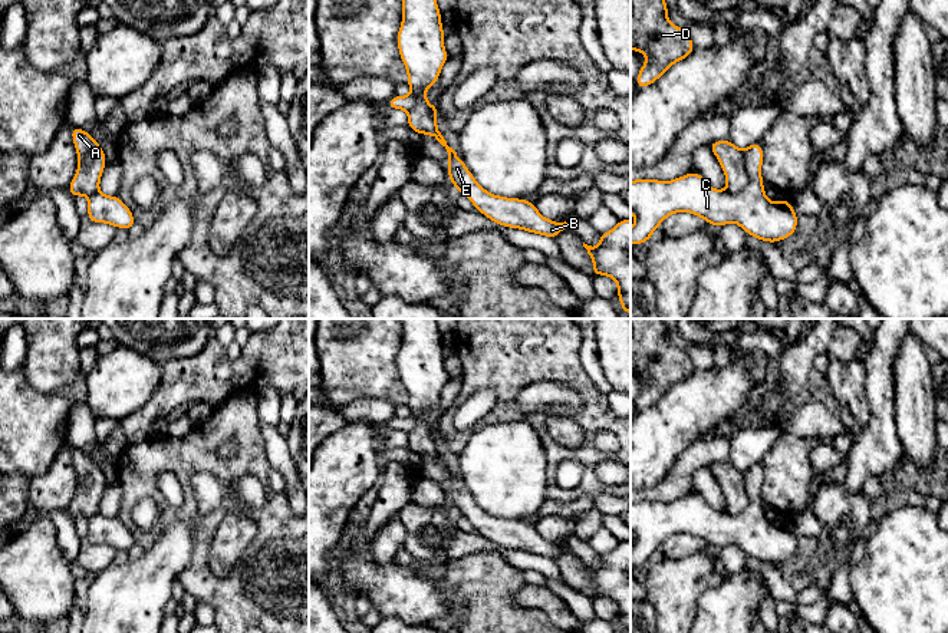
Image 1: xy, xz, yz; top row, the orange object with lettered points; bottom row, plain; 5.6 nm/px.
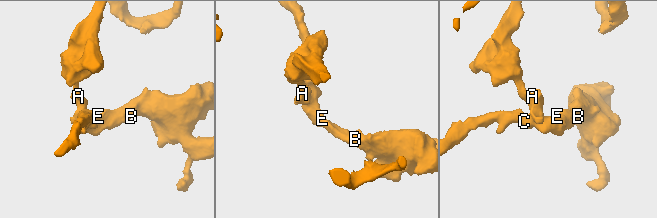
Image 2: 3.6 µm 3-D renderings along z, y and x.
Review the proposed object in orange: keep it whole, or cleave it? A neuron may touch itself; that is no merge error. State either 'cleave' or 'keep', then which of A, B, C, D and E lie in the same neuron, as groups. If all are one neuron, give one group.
cleave; A D / B C E

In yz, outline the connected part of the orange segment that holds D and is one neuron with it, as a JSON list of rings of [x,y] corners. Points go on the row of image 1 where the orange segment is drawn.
[[[631,0],[631,50],[648,57],[636,76],[639,90],[656,82],[674,63],[687,59],[694,49],[689,33],[668,20],[665,0]]]

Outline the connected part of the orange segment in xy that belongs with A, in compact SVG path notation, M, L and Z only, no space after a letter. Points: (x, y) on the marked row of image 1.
M70 128L73 145L78 152L78 171L68 185L70 195L90 197L99 191L99 181L106 165L101 145L82 128Z

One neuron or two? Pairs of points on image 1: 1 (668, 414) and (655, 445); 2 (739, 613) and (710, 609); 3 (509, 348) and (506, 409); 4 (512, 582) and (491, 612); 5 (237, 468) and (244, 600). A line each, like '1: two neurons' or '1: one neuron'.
1: one neuron
2: one neuron
3: one neuron
4: one neuron
5: one neuron

